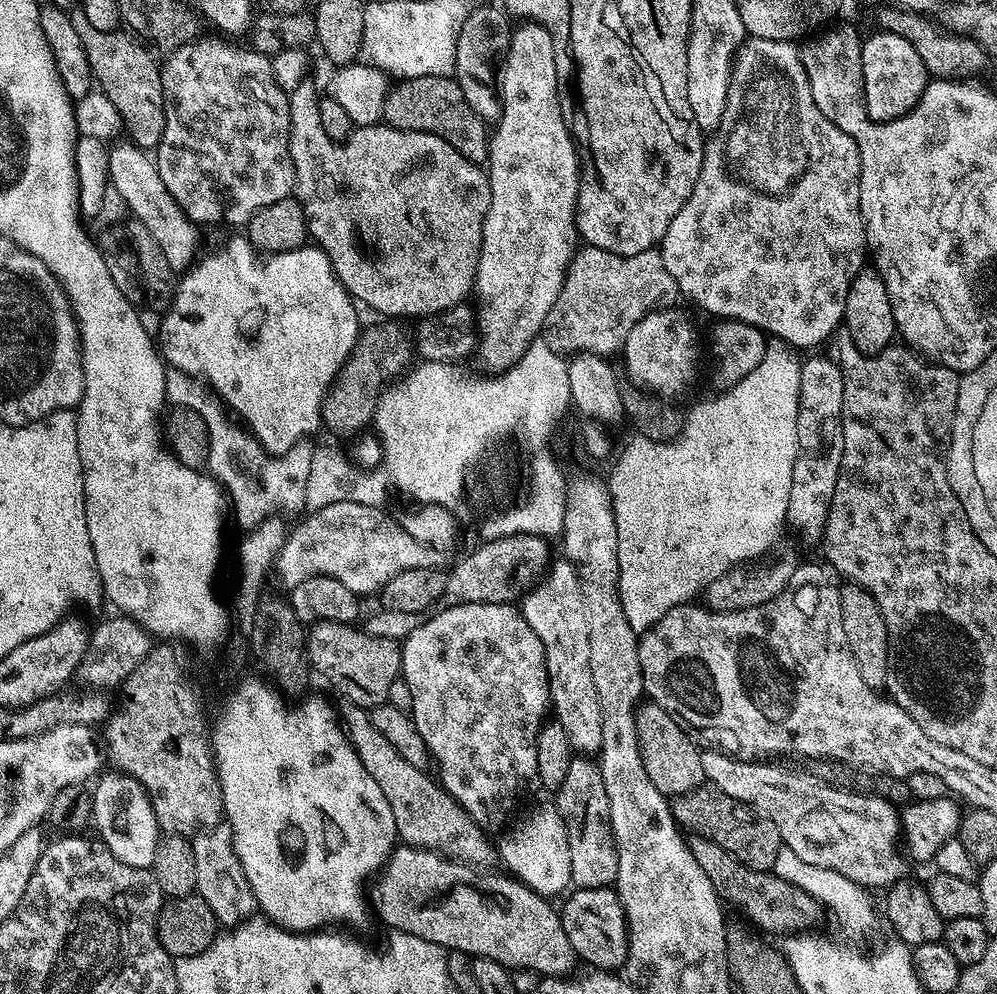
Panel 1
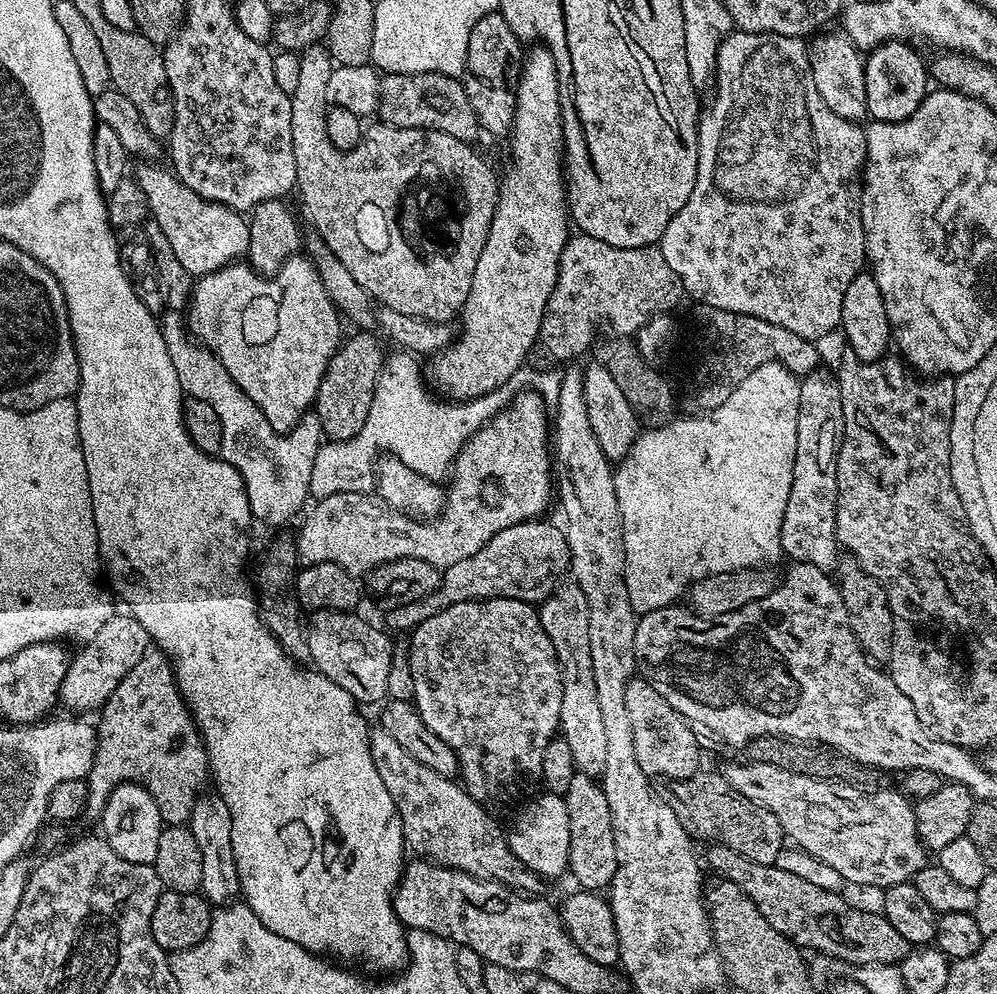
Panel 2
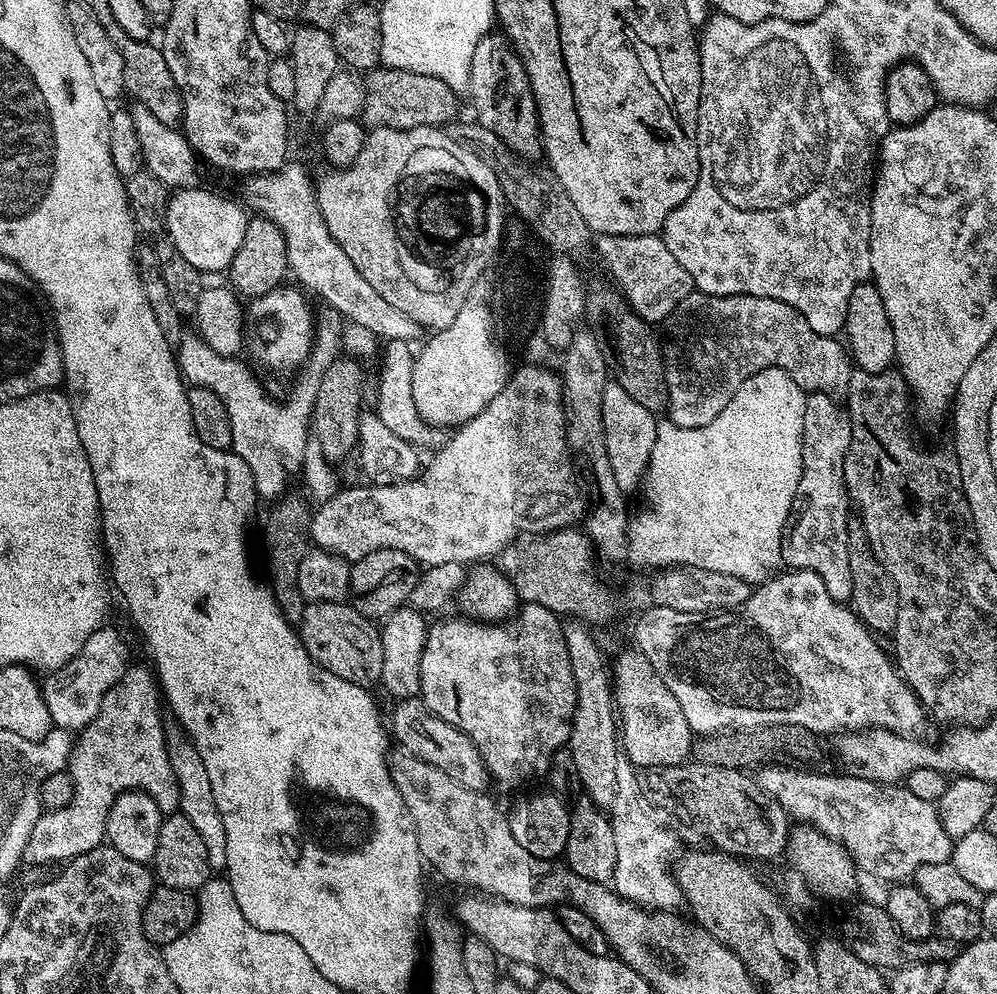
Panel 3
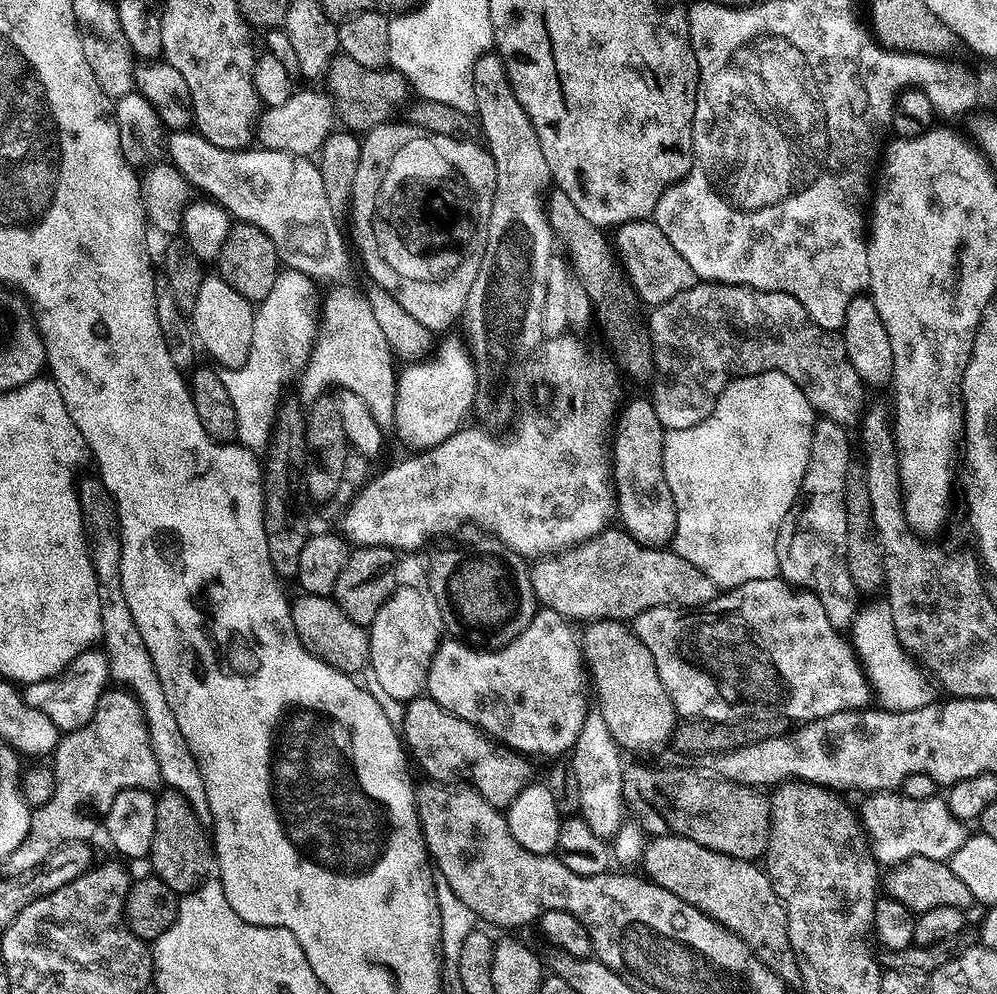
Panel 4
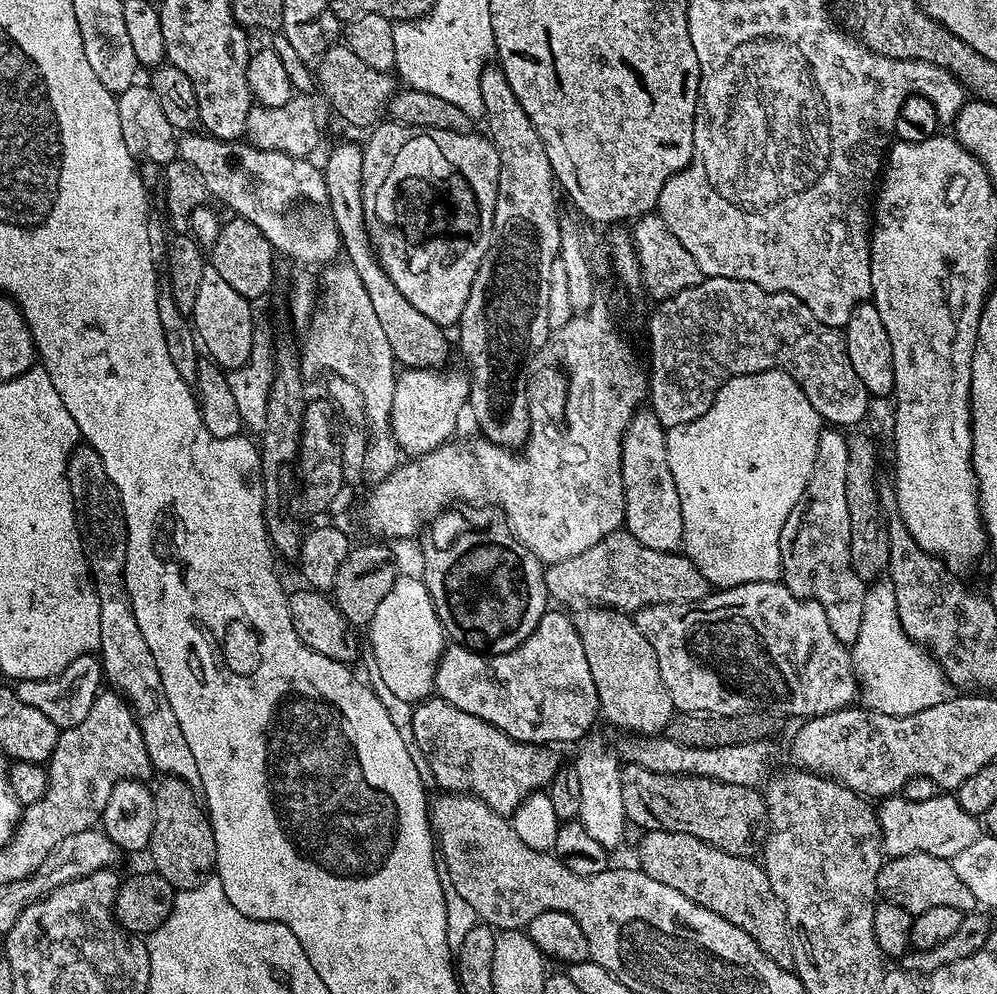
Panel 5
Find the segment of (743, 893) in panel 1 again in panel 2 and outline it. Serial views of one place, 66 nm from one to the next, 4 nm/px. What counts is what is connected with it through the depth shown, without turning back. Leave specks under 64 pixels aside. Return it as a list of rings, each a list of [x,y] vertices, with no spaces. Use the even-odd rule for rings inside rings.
[[[713,844],[707,849],[708,864],[717,873],[719,879],[734,882],[758,906],[762,918],[778,930],[801,950],[813,948],[824,956],[833,956],[836,960],[845,960],[848,964],[857,964],[857,969],[877,968],[879,964],[899,965],[913,950],[913,944],[906,942],[894,926],[879,911],[863,912],[852,904],[840,900],[840,892],[819,888],[790,870],[777,868],[775,864],[759,864],[747,856],[730,850],[730,846]]]

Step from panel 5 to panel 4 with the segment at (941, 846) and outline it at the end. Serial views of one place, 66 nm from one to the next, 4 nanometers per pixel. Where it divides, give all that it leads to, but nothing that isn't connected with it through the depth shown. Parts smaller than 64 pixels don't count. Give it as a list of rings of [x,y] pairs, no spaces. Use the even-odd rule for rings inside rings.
[[[899,790],[873,792],[860,804],[858,820],[866,844],[877,865],[895,866],[915,856],[947,861],[962,846],[966,838],[965,825],[953,816],[944,798],[919,800],[906,798]]]

